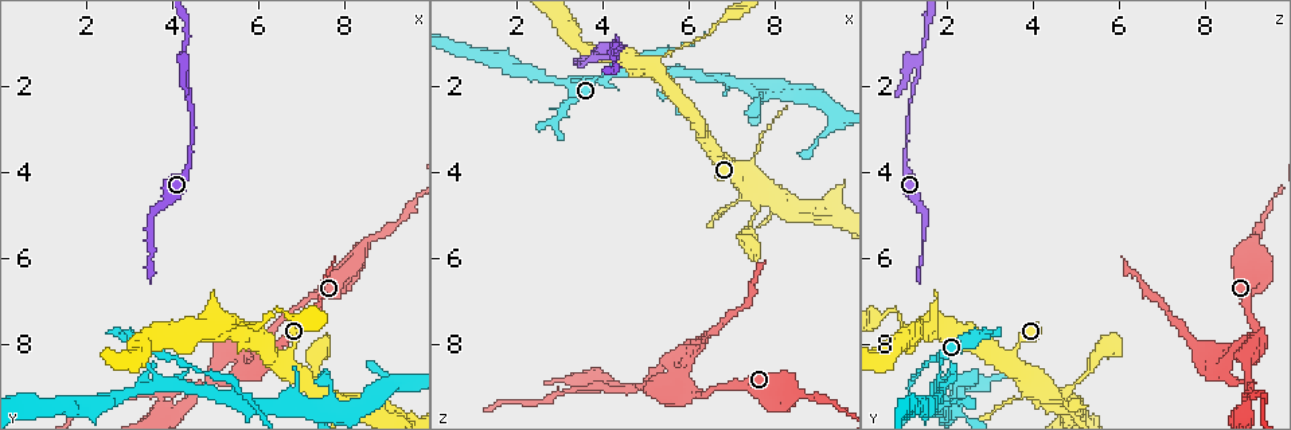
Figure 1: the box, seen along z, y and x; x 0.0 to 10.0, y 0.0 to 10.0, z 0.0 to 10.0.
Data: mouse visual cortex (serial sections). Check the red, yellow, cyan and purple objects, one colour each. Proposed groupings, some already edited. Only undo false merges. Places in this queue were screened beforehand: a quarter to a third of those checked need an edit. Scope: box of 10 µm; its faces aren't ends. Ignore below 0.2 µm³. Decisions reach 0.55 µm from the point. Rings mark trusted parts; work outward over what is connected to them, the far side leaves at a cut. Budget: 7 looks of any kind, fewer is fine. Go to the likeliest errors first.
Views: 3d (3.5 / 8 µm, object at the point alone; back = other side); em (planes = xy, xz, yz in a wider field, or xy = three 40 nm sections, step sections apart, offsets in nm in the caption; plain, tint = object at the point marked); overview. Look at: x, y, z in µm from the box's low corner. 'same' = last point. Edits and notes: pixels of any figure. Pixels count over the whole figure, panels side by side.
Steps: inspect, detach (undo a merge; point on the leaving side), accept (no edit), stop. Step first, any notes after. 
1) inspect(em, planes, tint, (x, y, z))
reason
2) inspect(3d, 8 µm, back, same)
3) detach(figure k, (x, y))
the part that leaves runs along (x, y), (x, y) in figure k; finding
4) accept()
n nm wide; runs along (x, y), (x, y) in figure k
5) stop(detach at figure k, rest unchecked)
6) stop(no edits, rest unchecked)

inspect(3d, 3.5 µm, (4.40, 1.55, 1.35))
sharp bend

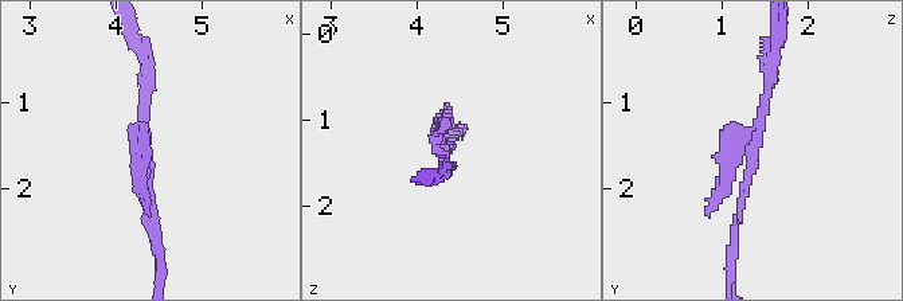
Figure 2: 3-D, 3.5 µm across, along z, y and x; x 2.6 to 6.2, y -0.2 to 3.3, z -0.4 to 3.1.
inspect(em, xy, step 1, tint, (4.35, 1.55, 1.35))
shape alone is not enough

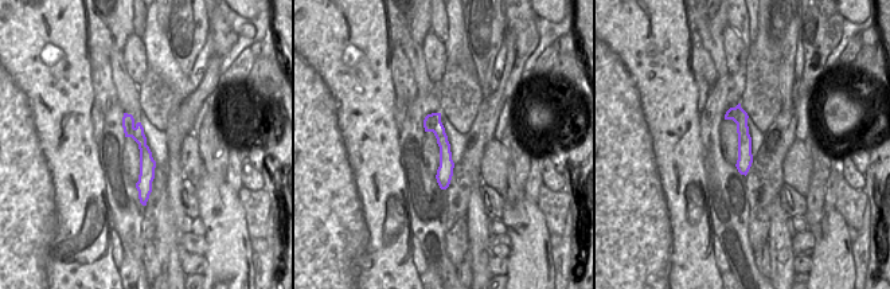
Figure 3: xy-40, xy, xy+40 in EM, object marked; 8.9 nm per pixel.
inspect(em, xy, step 3, tint, same)
another direction

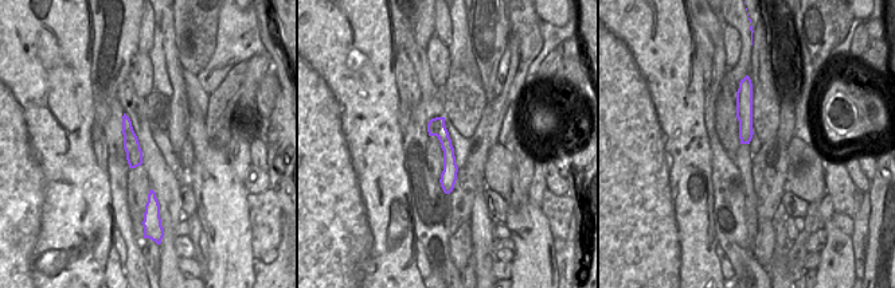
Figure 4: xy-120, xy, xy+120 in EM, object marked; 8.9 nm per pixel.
accept()
all the same cell

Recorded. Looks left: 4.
inspect(3d, 3.5 µm, (4.80, 8.90, 9.10))
thin arm on a thick one

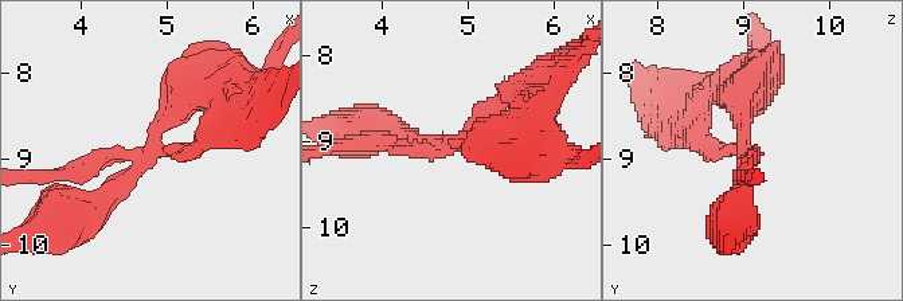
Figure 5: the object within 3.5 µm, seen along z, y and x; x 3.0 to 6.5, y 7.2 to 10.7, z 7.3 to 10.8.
inspect(em, xy, step 3, tint, (4.75, 8.90, 9.05))
3 arms; arms of 200, 250, 450 nm; shape alone is not enough

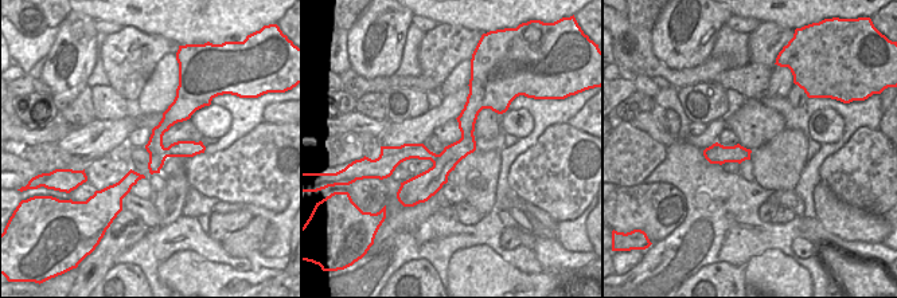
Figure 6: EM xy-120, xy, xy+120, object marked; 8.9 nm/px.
inspect(em, planes, tint, same)
cut it another way

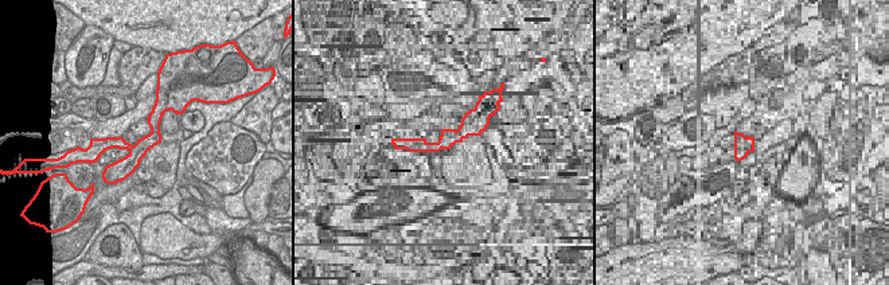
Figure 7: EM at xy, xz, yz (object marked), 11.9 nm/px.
accept()
runs along (168, 106), (141, 147), (100, 144) in figure 7; one cell here

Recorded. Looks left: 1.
stop(no edits, rest unchecked)

